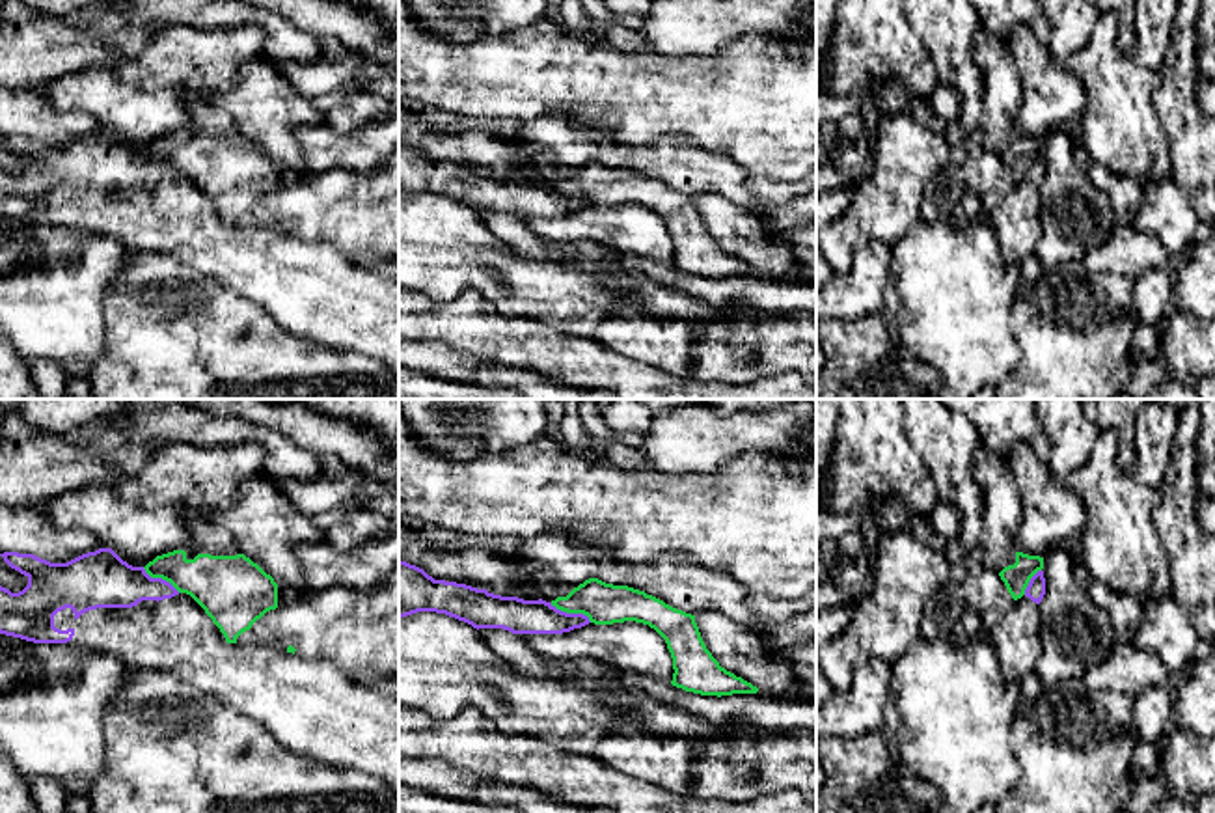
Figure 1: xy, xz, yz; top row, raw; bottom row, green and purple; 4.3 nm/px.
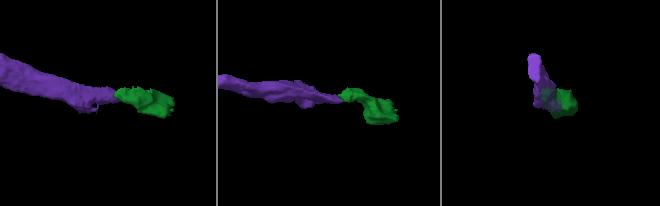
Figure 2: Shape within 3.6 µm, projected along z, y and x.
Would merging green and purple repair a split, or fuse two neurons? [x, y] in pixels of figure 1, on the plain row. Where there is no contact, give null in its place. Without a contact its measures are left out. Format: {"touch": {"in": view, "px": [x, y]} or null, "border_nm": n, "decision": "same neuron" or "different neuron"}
{"touch": {"in": "xz", "px": [571, 194]}, "border_nm": 200, "decision": "different neuron"}

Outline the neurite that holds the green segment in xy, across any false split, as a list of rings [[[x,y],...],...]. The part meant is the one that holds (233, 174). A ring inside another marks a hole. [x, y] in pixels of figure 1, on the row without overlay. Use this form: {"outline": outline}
{"outline": [[[184,132],[157,138],[145,149],[151,160],[190,177],[220,211],[227,226],[278,190],[278,166],[244,136],[186,140]]]}

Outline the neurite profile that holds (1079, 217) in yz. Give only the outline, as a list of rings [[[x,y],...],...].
[[[1068,131],[1044,140],[1045,177],[1040,185],[1045,227],[1036,246],[1044,267],[1083,257],[1101,246],[1118,224],[1111,198],[1098,190],[1073,157]]]

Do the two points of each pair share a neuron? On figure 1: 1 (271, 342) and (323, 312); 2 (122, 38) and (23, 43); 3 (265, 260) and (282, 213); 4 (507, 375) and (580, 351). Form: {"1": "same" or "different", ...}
{"1": "different", "2": "same", "3": "different", "4": "different"}

